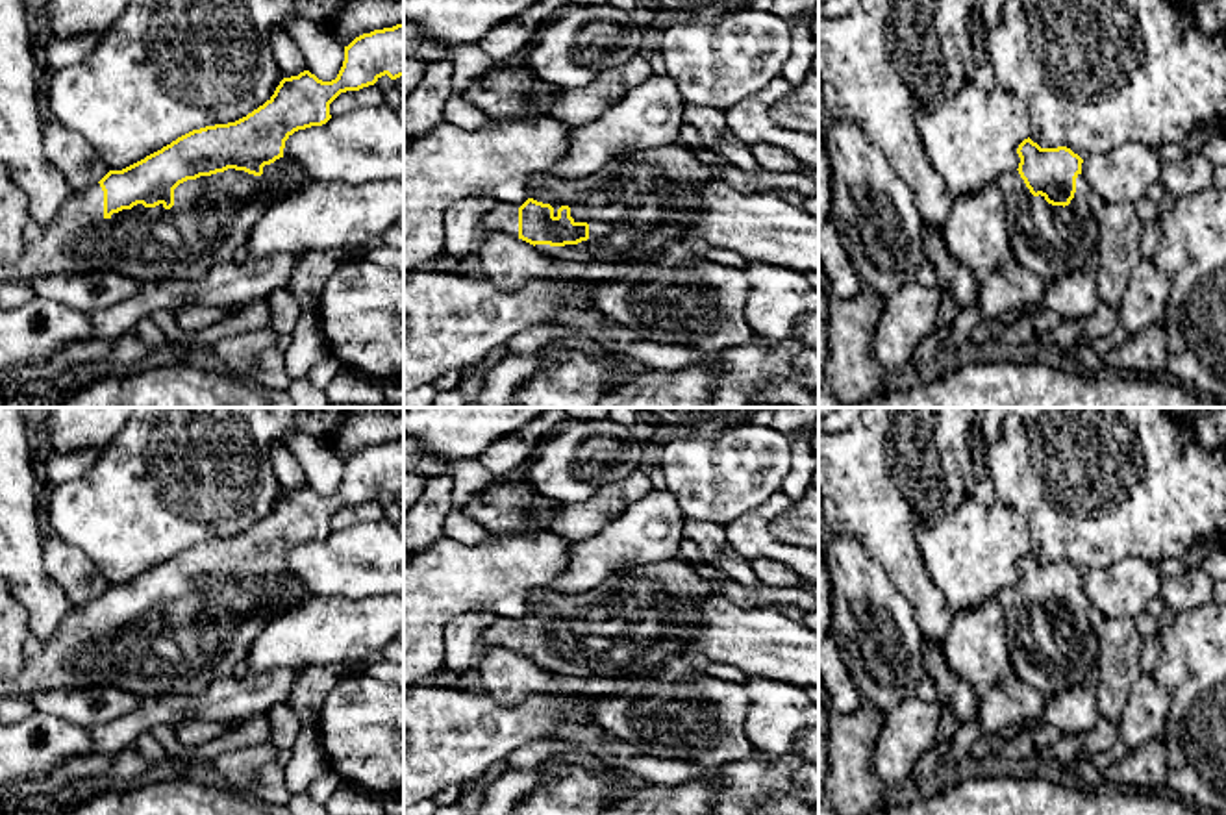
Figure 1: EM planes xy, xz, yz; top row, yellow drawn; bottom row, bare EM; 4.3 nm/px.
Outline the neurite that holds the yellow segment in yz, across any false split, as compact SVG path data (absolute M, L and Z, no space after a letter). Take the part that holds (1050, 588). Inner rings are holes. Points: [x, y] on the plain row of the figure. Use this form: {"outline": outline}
{"outline": "M1030 552L1017 569L1020 578L1015 585L998 593L1006 615L1006 639L1011 667L1022 683L1037 689L1045 698L1089 683L1096 663L1098 637L1089 622L1089 600L1082 591L1083 574L1067 561L1041 563Z"}

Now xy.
{"outline": "M404 439L356 452L344 461L344 476L335 495L322 496L309 485L283 493L274 509L246 532L193 545L122 585L109 585L83 608L72 608L57 632L44 641L43 652L28 658L19 676L0 680L0 721L20 722L37 713L28 698L48 691L102 685L141 696L198 695L211 682L233 674L270 621L307 596L302 583L283 570L285 556L298 545L326 539L332 533L330 519L341 508L374 500L385 489L391 495L404 491Z"}

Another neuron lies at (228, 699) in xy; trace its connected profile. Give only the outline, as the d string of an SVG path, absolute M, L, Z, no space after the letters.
M250 671L246 676L224 676L198 695L144 696L130 713L93 728L89 754L119 754L157 724L178 726L187 721L246 721L287 702L296 671Z

